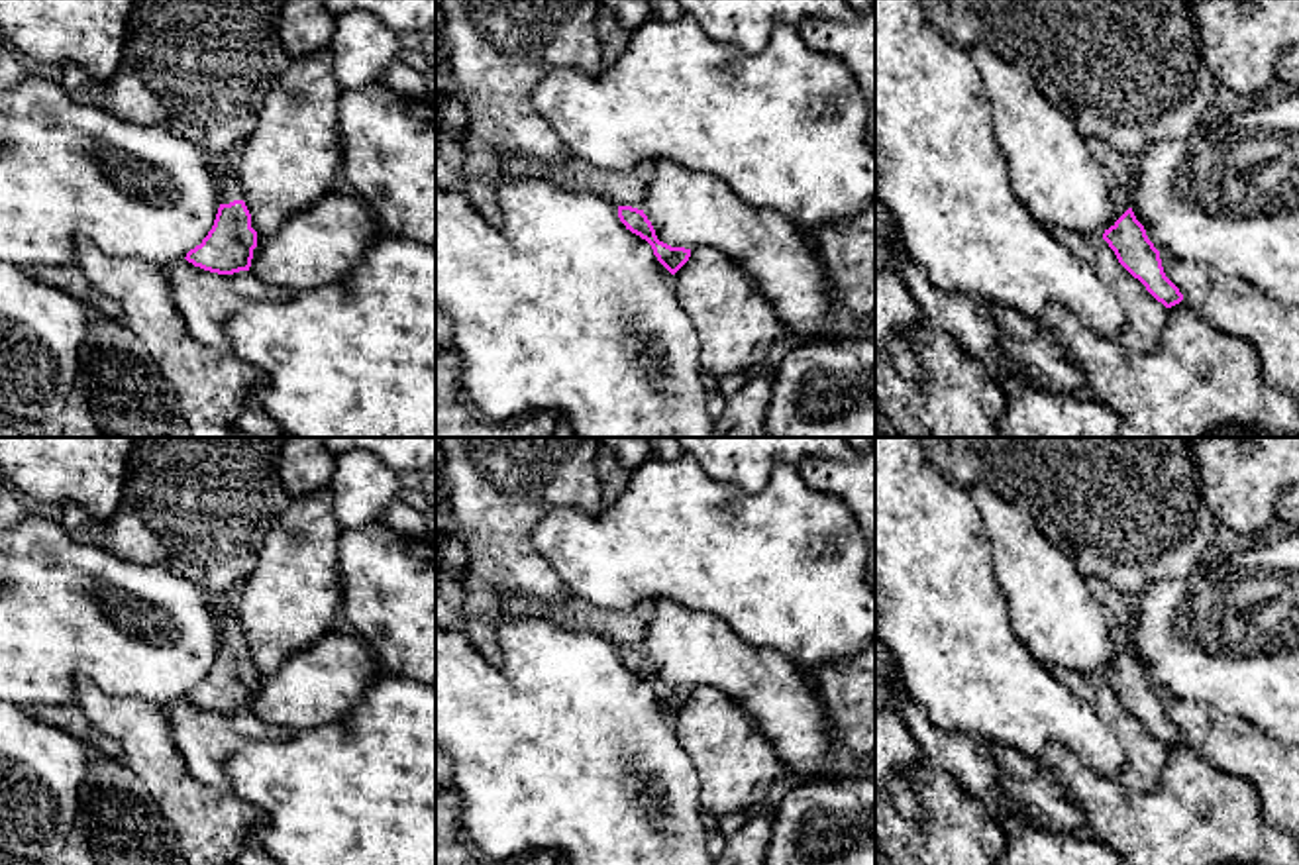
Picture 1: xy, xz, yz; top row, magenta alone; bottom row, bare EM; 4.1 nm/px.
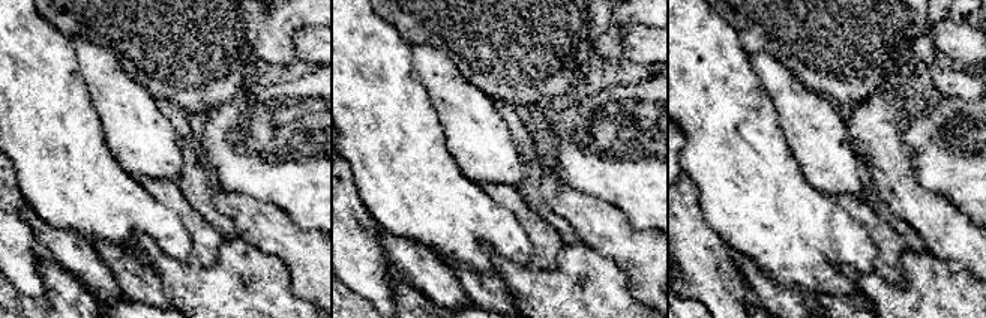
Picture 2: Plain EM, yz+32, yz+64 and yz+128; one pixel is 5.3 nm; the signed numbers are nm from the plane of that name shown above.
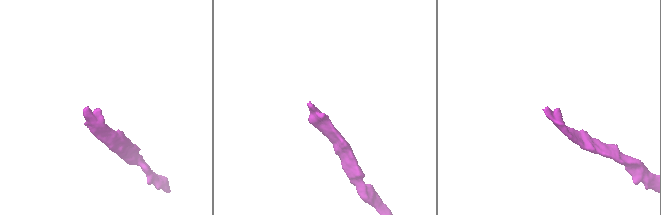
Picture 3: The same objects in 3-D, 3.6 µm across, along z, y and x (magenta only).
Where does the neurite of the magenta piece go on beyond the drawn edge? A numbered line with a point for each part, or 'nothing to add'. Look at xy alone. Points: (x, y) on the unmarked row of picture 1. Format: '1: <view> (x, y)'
1: xy (230, 628)

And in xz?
nothing to add

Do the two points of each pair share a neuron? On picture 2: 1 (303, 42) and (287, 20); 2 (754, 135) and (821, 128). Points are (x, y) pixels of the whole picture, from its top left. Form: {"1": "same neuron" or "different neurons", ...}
{"1": "different neurons", "2": "different neurons"}

